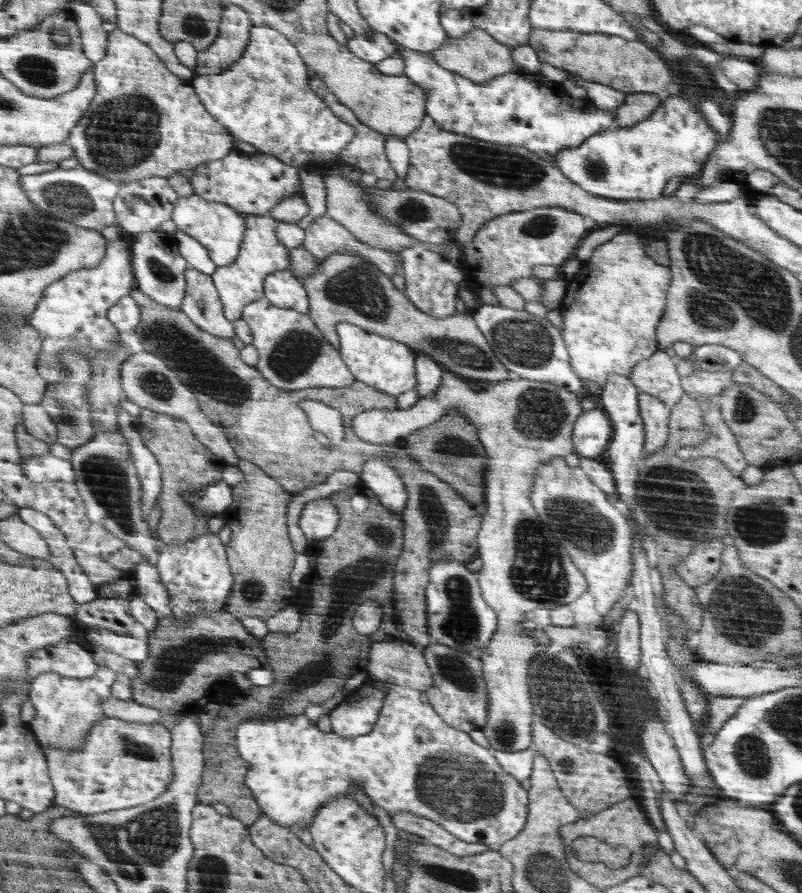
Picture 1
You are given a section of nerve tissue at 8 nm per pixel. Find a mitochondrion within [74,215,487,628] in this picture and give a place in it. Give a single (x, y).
(195, 361)

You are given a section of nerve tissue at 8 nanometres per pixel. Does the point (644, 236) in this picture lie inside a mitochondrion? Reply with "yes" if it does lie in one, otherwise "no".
no

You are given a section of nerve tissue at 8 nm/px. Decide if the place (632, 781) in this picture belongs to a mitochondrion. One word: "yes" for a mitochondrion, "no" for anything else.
no

